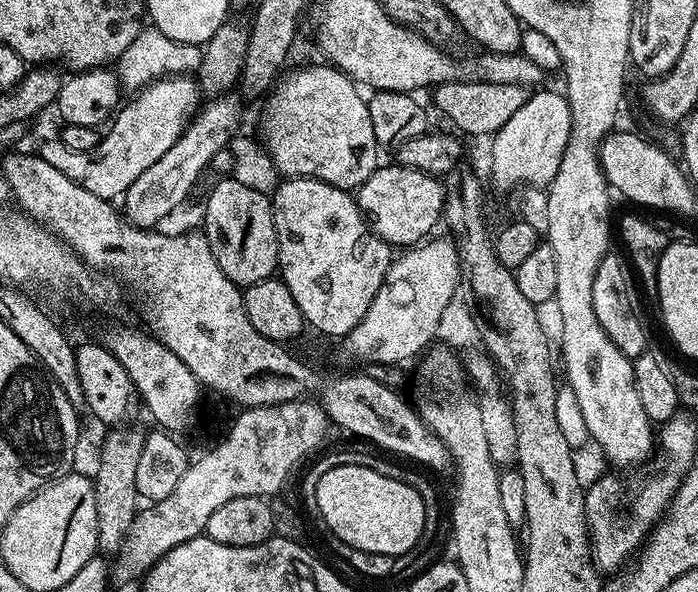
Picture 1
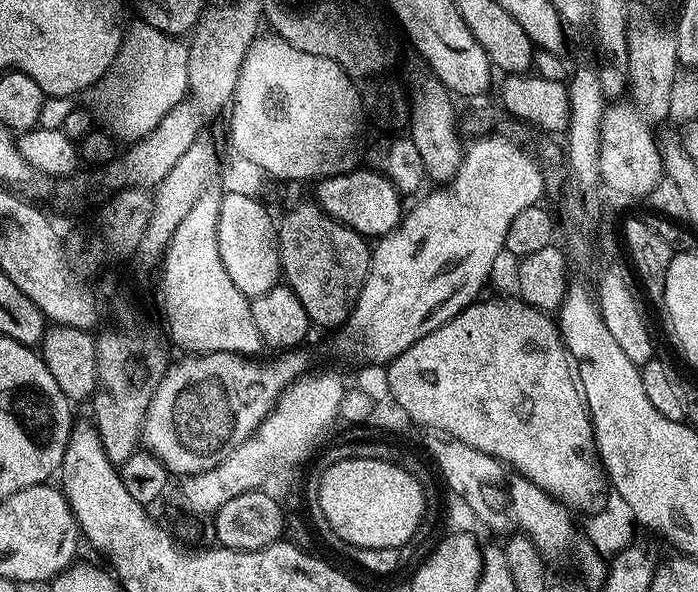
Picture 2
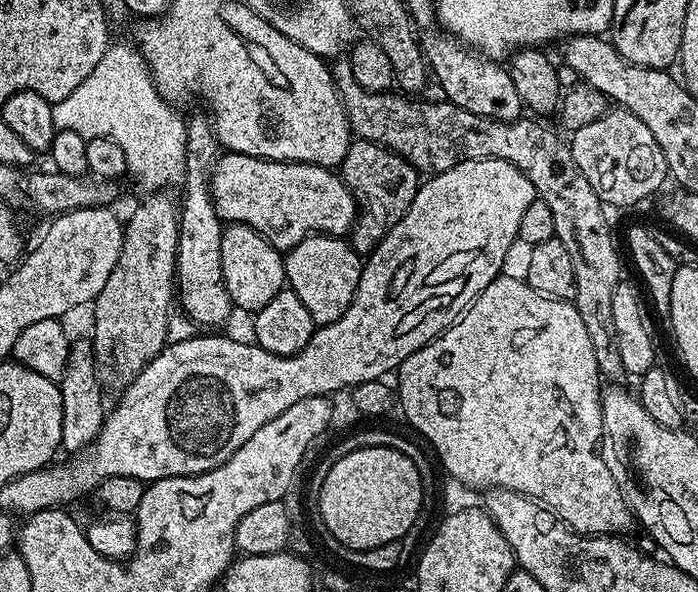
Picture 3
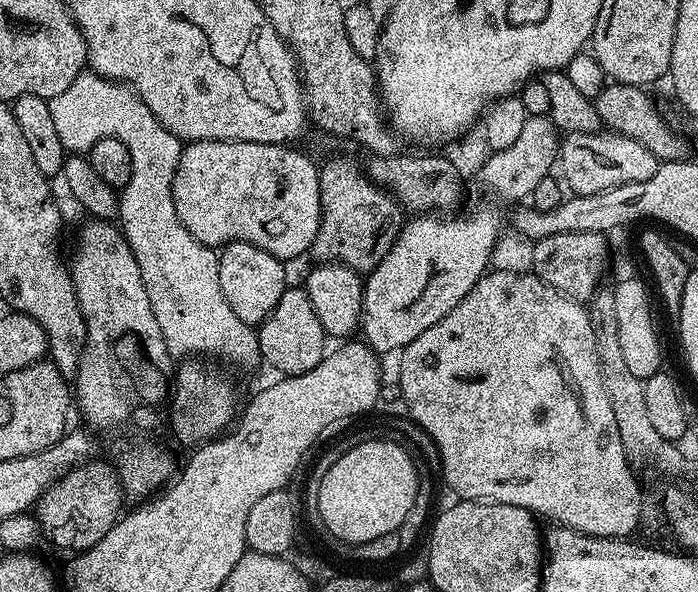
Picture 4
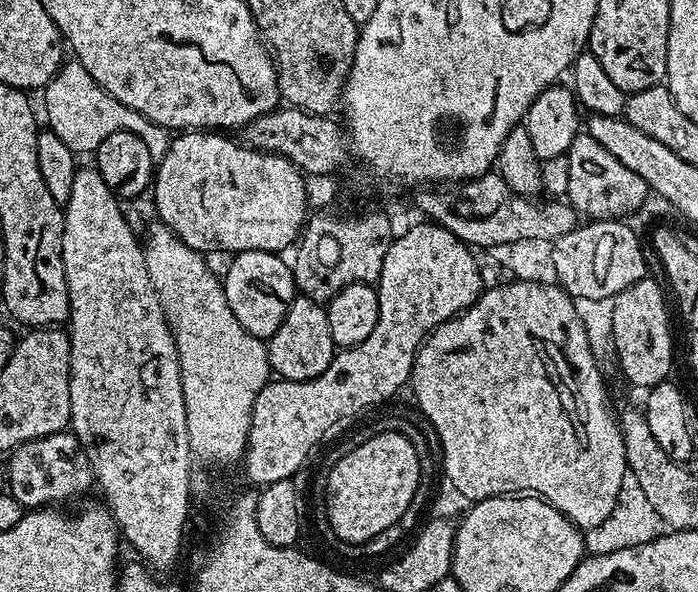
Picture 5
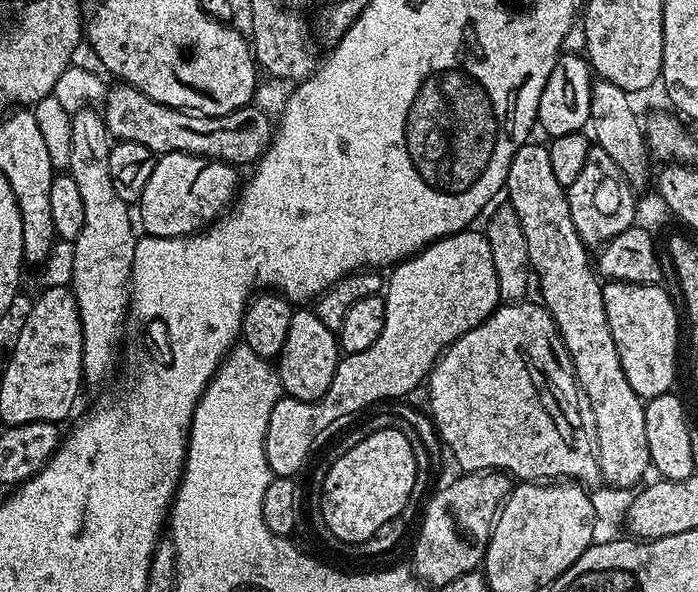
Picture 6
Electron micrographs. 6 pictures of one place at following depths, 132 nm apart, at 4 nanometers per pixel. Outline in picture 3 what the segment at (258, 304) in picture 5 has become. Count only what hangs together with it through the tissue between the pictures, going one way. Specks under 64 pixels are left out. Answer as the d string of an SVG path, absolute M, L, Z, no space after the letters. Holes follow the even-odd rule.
M228 224L222 231L222 278L233 305L255 314L270 298L285 291L284 256L258 230L245 224Z

